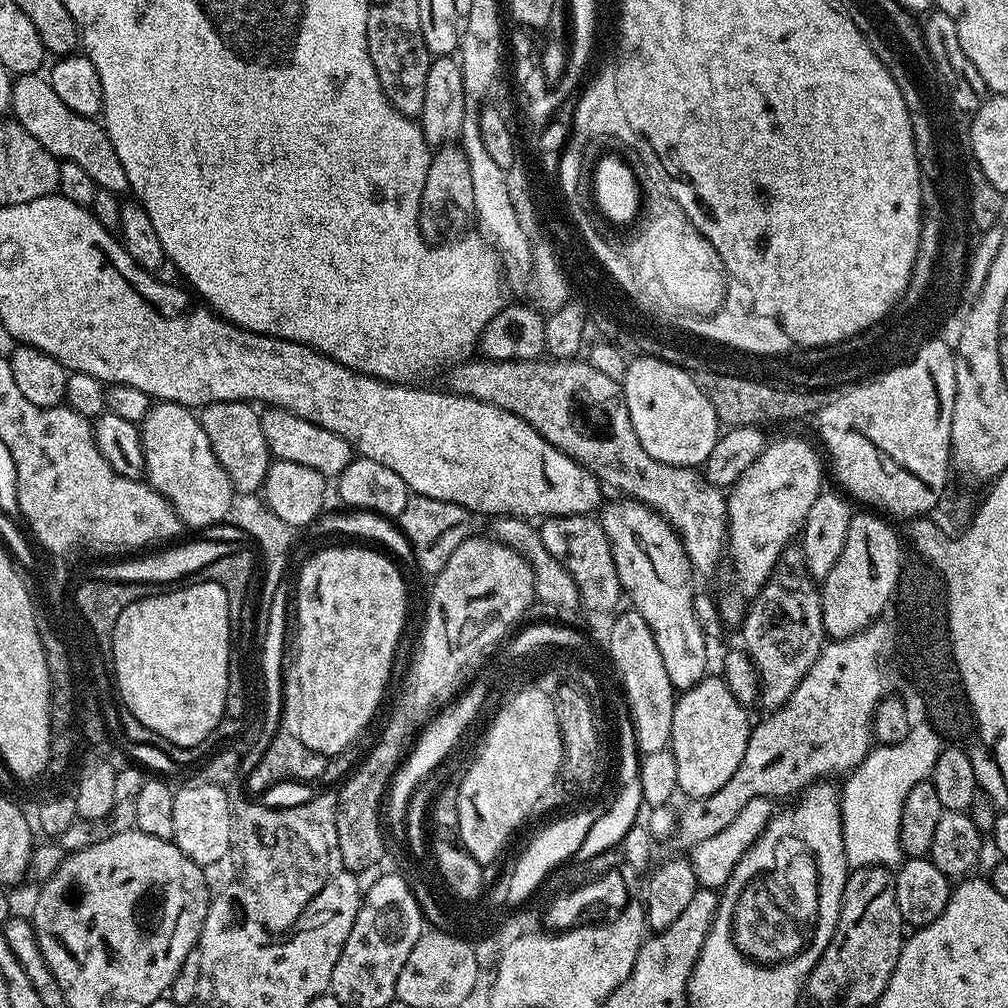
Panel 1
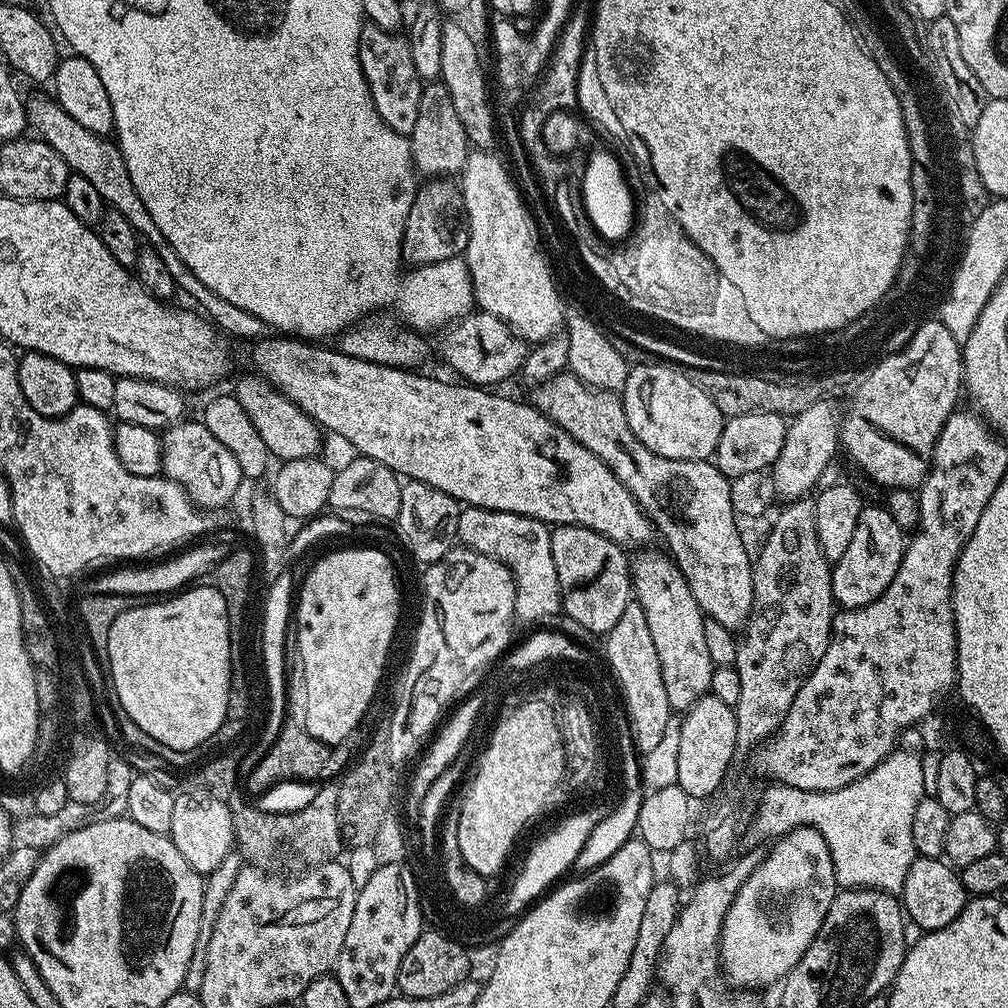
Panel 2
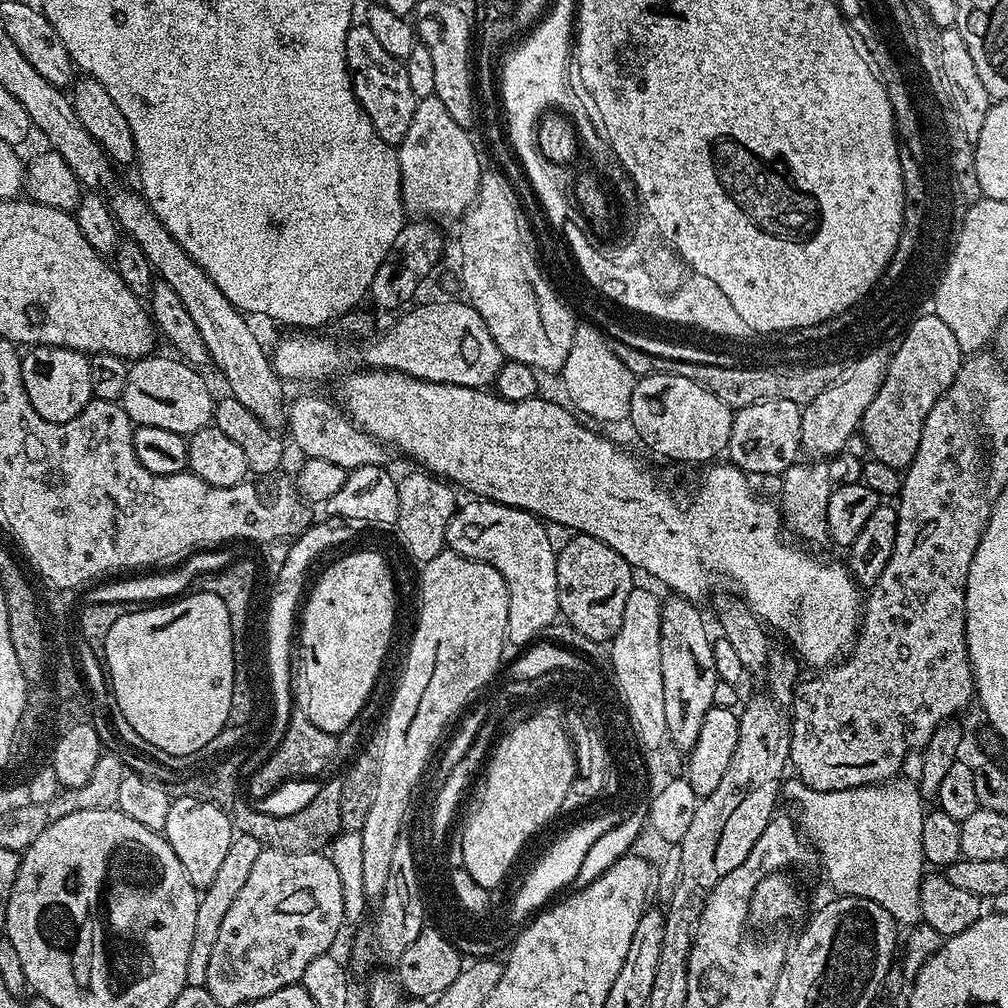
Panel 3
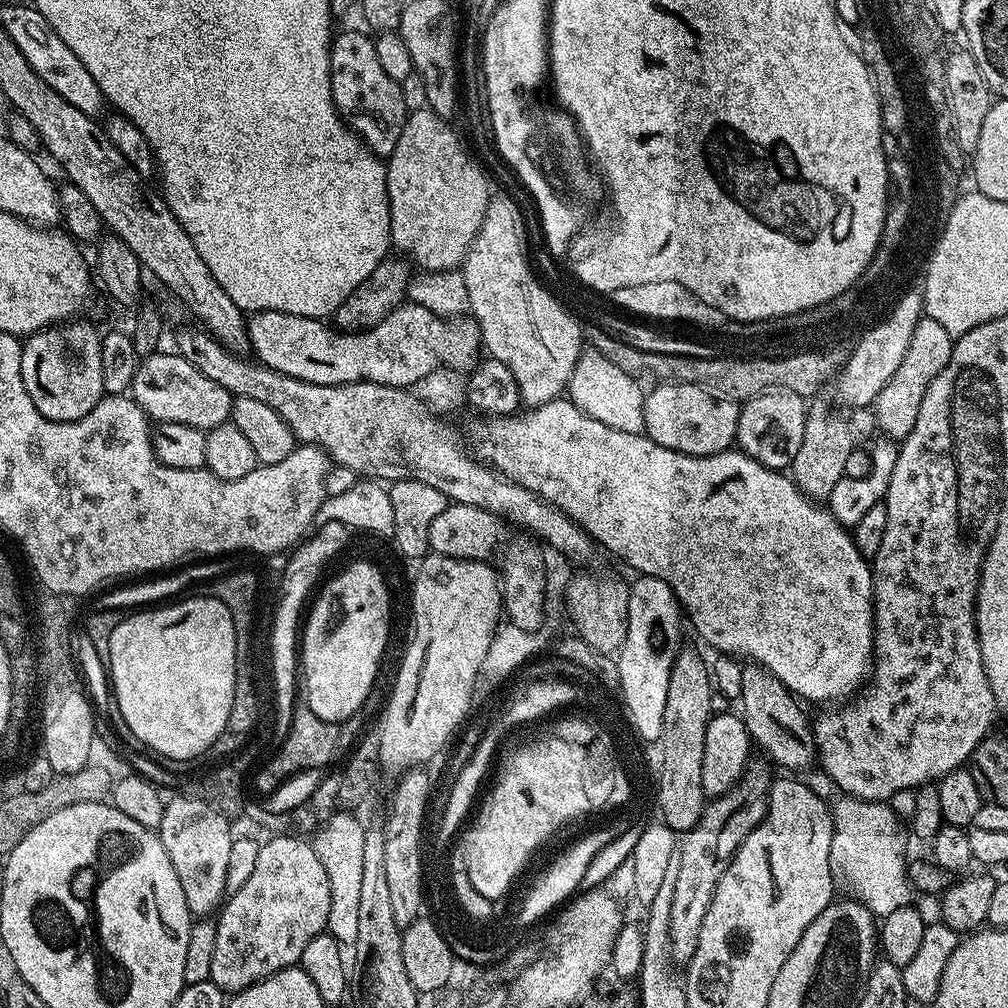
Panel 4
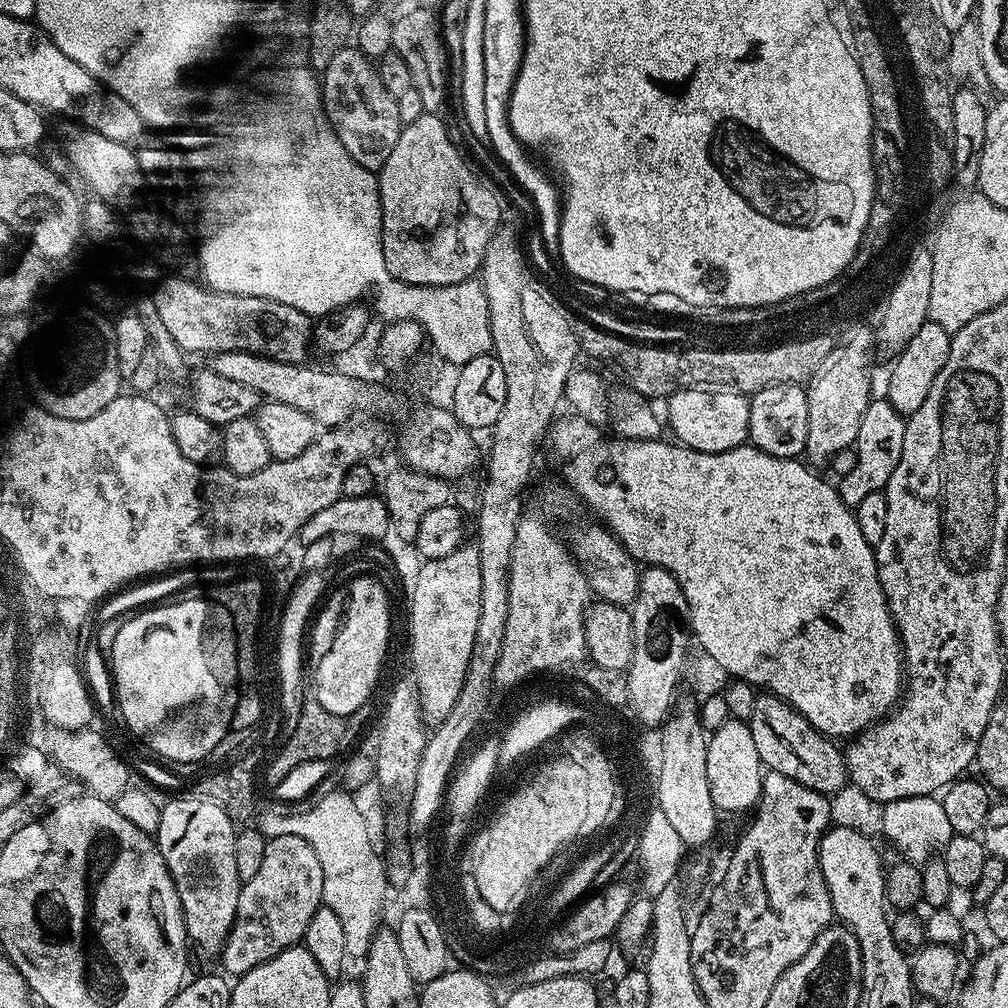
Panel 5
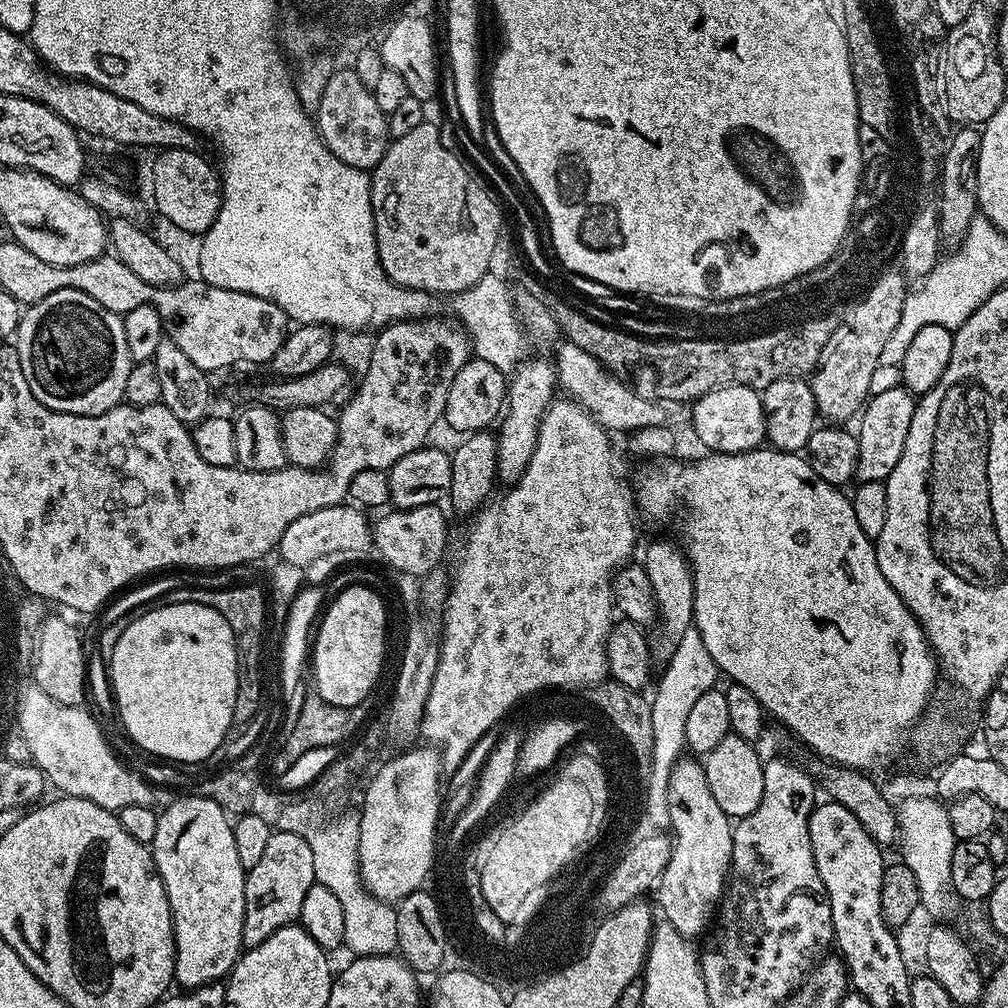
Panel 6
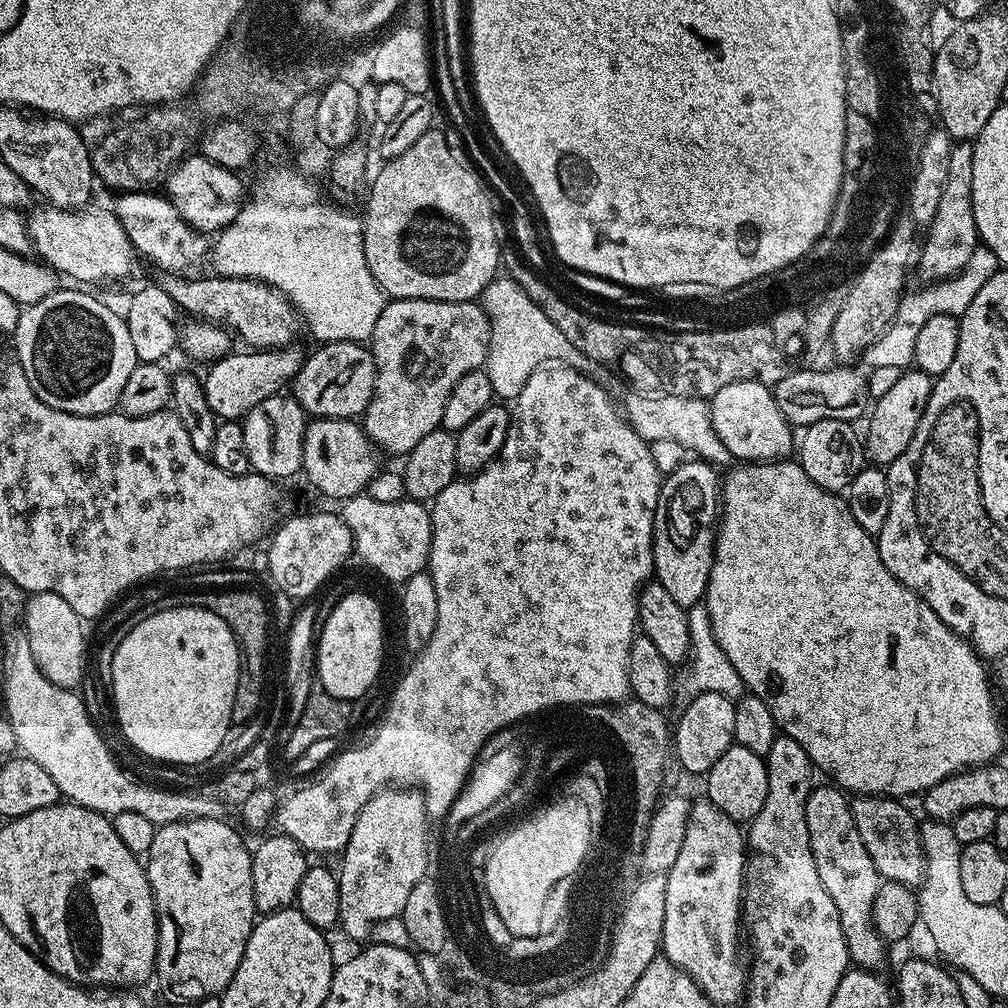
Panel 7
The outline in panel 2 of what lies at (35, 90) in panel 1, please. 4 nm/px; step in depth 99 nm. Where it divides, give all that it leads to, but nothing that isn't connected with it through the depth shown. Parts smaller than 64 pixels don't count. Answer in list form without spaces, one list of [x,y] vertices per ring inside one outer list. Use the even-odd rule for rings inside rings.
[[[49,93],[36,94],[27,97],[25,101],[27,121],[31,127],[37,126],[39,137],[51,146],[56,153],[66,162],[68,168],[77,176],[89,179],[94,190],[102,195],[107,207],[113,211],[125,215],[130,224],[134,226],[136,232],[147,242],[147,245],[154,249],[162,262],[169,268],[170,274],[173,275],[177,289],[190,296],[198,305],[196,305],[207,319],[216,325],[217,329],[229,337],[244,338],[253,340],[265,337],[268,332],[267,325],[260,319],[254,317],[249,311],[241,310],[238,306],[231,305],[224,298],[219,298],[212,290],[202,285],[198,278],[191,274],[190,268],[182,262],[178,254],[175,253],[174,246],[167,242],[162,235],[162,230],[154,223],[150,212],[142,203],[142,198],[138,197],[138,192],[134,188],[134,182],[130,179],[129,170],[126,168],[125,159],[122,158],[120,148],[115,141],[94,134],[93,131],[79,125],[62,110],[60,104],[51,98]]]

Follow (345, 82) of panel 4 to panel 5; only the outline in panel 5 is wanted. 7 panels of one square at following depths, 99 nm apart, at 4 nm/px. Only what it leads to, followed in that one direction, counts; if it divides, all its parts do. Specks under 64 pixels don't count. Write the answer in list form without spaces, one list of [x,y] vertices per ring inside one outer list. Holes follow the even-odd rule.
[[[347,47],[338,50],[330,64],[319,77],[320,96],[324,100],[324,113],[342,146],[346,146],[346,154],[358,162],[358,166],[366,166],[371,172],[379,173],[380,168],[390,158],[390,150],[394,150],[394,142],[398,142],[398,134],[402,127],[398,118],[398,102],[386,86],[382,86],[382,78],[378,78],[378,70],[373,59],[359,48]]]

